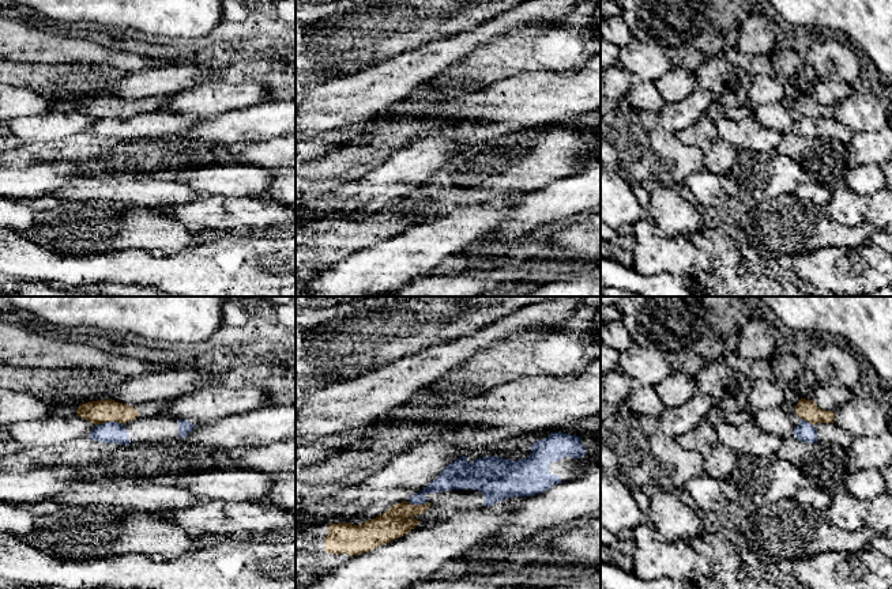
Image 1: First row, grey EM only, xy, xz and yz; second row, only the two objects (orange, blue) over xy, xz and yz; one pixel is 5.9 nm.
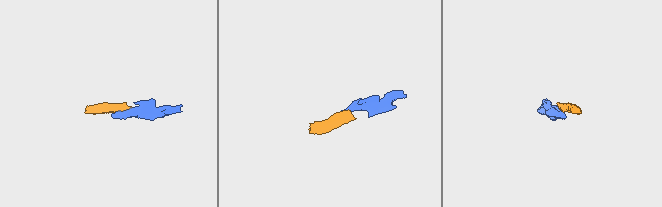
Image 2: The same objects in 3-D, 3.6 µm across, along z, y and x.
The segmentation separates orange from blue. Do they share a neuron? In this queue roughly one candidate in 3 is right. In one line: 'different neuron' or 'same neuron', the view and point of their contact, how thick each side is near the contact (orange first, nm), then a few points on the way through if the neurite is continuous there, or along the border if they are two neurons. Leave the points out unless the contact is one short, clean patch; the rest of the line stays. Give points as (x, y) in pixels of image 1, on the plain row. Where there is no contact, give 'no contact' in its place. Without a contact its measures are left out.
different neuron | xy (109, 116) | 140/130 nm | along xy (120, 117), (102, 117), (98, 120)

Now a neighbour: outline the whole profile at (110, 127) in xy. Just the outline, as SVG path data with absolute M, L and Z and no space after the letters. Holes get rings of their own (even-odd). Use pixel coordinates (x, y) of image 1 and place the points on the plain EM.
M158 109L139 112L125 118L106 117L98 120L89 132L106 139L155 140L185 133L193 124L195 120L187 116Z

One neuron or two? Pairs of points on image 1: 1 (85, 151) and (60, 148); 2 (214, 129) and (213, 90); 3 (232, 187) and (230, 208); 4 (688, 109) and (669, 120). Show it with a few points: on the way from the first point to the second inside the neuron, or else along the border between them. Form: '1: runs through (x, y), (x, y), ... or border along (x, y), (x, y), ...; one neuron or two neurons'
1: runs through (79, 150), (66, 148); one neuron
2: border along (245, 109), (228, 110), (218, 116), (195, 121); two neurons
3: border along (202, 195), (258, 197); two neurons
4: runs through (684, 113), (673, 117); one neuron

